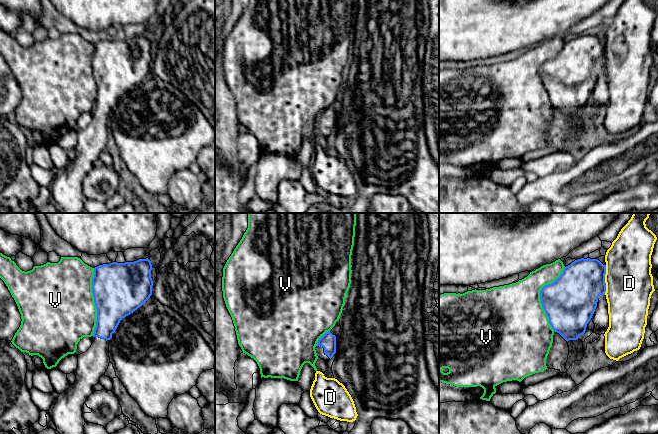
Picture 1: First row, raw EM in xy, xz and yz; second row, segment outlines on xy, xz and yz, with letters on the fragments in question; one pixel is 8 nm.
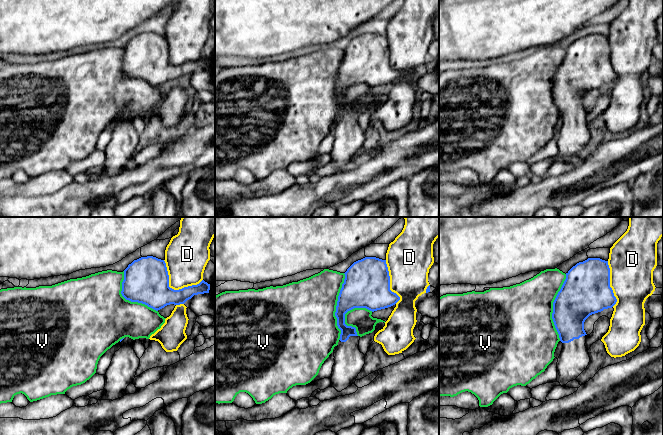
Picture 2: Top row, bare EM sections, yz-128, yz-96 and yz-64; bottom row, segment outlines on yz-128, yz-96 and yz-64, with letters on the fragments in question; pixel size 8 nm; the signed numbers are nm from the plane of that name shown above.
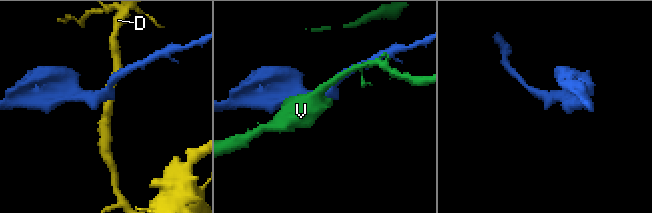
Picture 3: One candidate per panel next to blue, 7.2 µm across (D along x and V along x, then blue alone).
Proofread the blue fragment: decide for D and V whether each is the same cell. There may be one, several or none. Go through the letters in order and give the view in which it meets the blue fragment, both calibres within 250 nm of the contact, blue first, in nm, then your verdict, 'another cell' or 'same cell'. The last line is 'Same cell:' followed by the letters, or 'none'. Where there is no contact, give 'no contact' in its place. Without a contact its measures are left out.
D: contact in yz; calibres 360 and 380 nm; another cell
V: contact in yz; calibres 420 and 460 nm; another cell
Same cell: none

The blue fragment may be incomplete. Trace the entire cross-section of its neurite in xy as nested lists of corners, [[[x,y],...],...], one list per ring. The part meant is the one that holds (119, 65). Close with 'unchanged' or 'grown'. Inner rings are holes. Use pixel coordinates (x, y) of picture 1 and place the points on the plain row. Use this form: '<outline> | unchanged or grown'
[[[148,34],[139,35],[134,38],[112,38],[94,44],[92,68],[97,85],[97,97],[94,109],[91,112],[92,121],[85,129],[78,131],[78,143],[74,148],[76,152],[75,159],[70,161],[65,168],[60,170],[49,185],[52,197],[54,198],[57,207],[61,210],[61,213],[83,213],[85,211],[84,201],[86,198],[83,193],[82,183],[86,175],[94,168],[94,162],[99,159],[100,153],[105,151],[105,148],[108,145],[110,139],[109,118],[120,97],[141,83],[152,71],[153,56],[151,54],[151,46],[152,40]]] | grown

